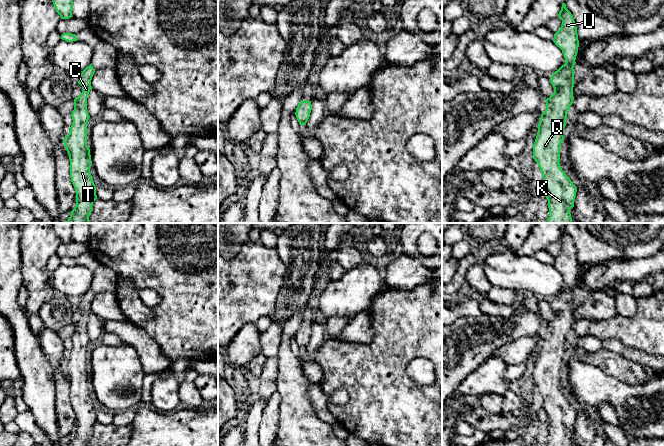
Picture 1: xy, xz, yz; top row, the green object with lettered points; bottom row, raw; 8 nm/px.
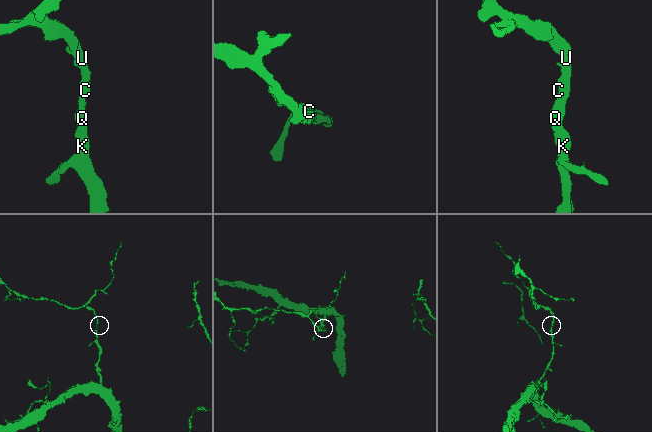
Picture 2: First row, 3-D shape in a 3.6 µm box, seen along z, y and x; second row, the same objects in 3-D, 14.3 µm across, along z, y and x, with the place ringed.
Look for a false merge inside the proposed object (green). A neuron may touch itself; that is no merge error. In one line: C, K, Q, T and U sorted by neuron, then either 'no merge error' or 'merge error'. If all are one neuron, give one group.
C K Q T U; no merge error

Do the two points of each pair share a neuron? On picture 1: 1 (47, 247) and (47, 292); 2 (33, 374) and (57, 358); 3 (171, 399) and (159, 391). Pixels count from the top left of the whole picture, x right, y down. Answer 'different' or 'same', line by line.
1: same
2: different
3: same

